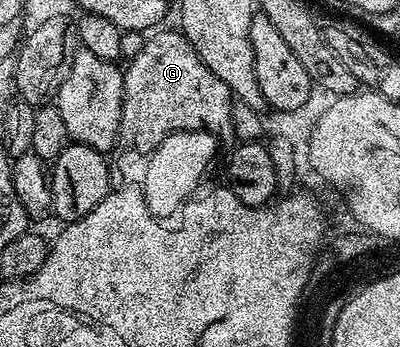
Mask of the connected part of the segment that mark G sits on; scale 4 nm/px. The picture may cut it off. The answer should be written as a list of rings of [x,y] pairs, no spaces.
[[[163,31],[152,32],[144,40],[140,53],[130,58],[123,69],[123,106],[119,124],[122,144],[135,141],[140,148],[158,148],[179,130],[190,129],[211,133],[219,143],[234,142],[235,132],[231,122],[233,98],[229,87],[225,87],[225,83],[221,83],[221,79],[217,79],[217,75],[213,75],[213,71],[209,71],[209,67],[205,67],[205,63],[201,63],[197,51],[182,32],[159,32]]]

